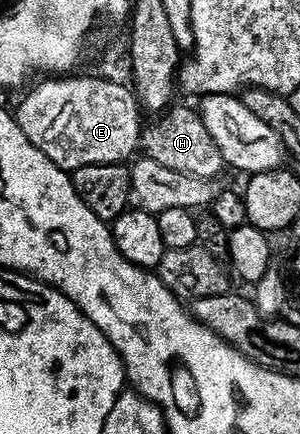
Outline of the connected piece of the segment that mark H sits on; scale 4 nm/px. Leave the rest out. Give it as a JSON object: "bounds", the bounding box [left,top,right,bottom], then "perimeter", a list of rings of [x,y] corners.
{"bounds":[140,104,227,179],"perimeter":[[[174,104],[165,113],[153,119],[142,131],[140,150],[143,155],[160,164],[164,168],[172,168],[172,172],[180,172],[197,178],[217,179],[221,170],[227,169],[220,148],[216,148],[216,140],[204,128],[204,120],[197,109],[189,110],[186,106]]]}

